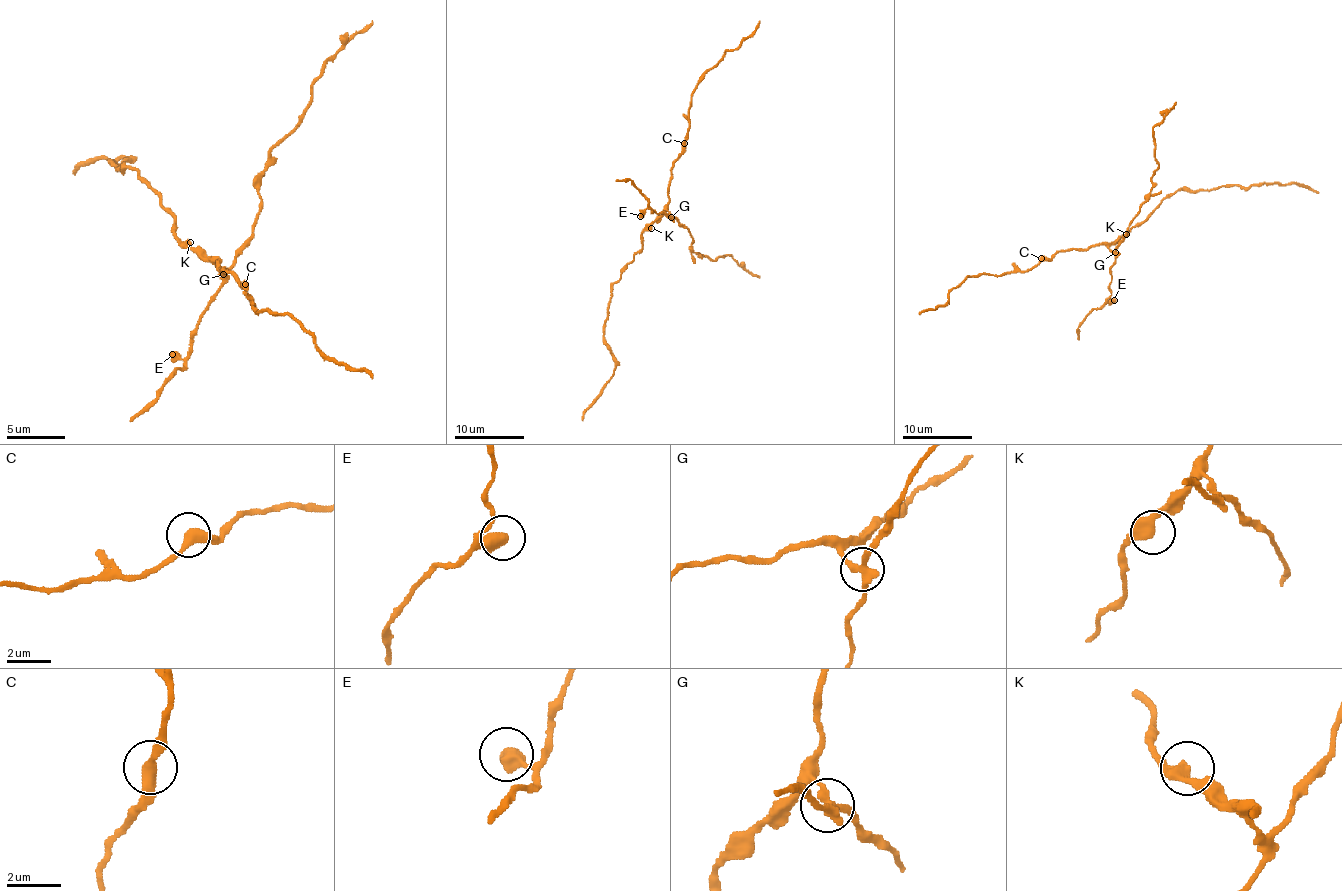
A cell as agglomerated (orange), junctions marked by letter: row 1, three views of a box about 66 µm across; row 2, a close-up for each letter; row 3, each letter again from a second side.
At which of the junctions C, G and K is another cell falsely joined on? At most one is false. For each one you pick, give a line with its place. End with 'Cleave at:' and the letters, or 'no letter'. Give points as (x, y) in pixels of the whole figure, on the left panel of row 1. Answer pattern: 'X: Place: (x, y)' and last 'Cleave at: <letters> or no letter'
G: Place: (223, 274)
Cleave at: G

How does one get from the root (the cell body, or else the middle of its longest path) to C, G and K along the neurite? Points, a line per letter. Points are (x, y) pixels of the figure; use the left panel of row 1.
C: (201, 257), (213, 257), (219, 263), (219, 269), (231, 272), (245, 284)
G: (201, 257), (207, 257), (222, 275)
K: (201, 257), (190, 242)

